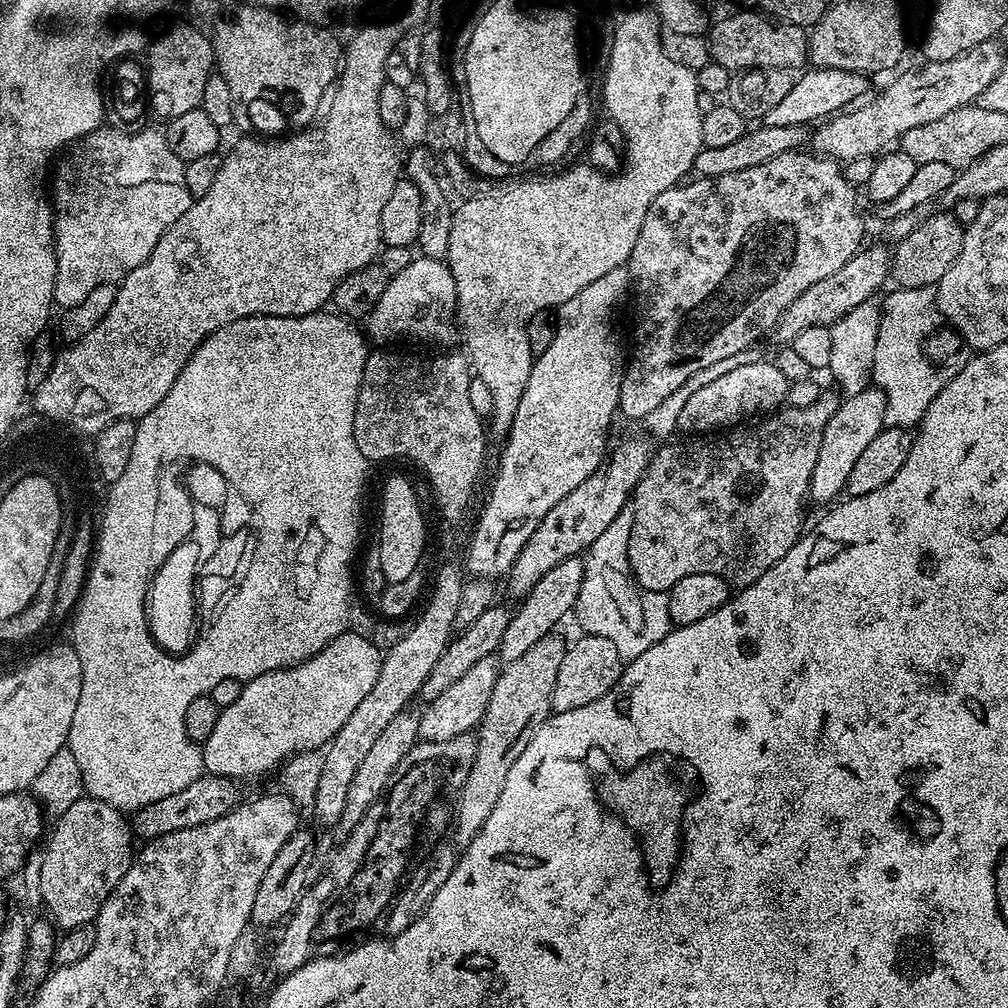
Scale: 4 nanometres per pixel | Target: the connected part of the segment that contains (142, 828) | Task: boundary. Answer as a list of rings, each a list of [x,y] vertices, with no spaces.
[[[201,774],[190,786],[178,790],[178,794],[170,794],[170,798],[162,798],[144,808],[135,809],[130,823],[133,833],[141,836],[141,841],[156,840],[160,836],[170,834],[174,830],[184,830],[190,826],[198,826],[210,822],[214,818],[222,818],[241,803],[240,788],[235,779],[230,776],[214,776]]]

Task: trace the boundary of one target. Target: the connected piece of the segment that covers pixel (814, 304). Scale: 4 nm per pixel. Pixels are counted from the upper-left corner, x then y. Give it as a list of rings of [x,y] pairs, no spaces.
[[[883,243],[880,244],[874,245],[873,248],[861,247],[856,256],[850,258],[846,266],[842,266],[842,270],[830,274],[830,278],[822,278],[822,282],[814,282],[810,290],[802,290],[802,294],[798,294],[798,298],[782,317],[785,341],[792,341],[795,336],[802,334],[802,330],[815,324],[833,326],[839,323],[844,315],[850,314],[856,306],[861,306],[876,296],[875,292],[883,286],[886,278],[889,279],[891,273],[891,253]]]

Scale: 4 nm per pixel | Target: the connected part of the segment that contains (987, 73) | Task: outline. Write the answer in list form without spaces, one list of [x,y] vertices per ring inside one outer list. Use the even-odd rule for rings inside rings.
[[[990,39],[958,58],[924,62],[921,68],[902,73],[893,84],[881,90],[877,100],[854,112],[846,110],[837,113],[821,123],[813,138],[811,135],[811,147],[819,155],[826,155],[838,162],[875,157],[895,145],[892,144],[895,140],[897,143],[907,132],[914,130],[914,126],[926,126],[926,122],[935,122],[945,114],[976,102],[1006,63],[1004,52],[996,43],[995,39]]]

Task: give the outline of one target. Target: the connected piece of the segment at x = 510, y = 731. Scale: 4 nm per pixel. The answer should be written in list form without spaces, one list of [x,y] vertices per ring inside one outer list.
[[[575,611],[562,614],[550,634],[540,638],[521,658],[501,667],[487,704],[487,712],[478,725],[475,760],[467,769],[458,812],[454,814],[454,832],[456,828],[456,836],[461,845],[468,844],[485,825],[490,811],[501,797],[510,767],[514,766],[518,754],[523,752],[533,734],[551,715],[558,669],[568,653],[568,645],[583,634]]]

